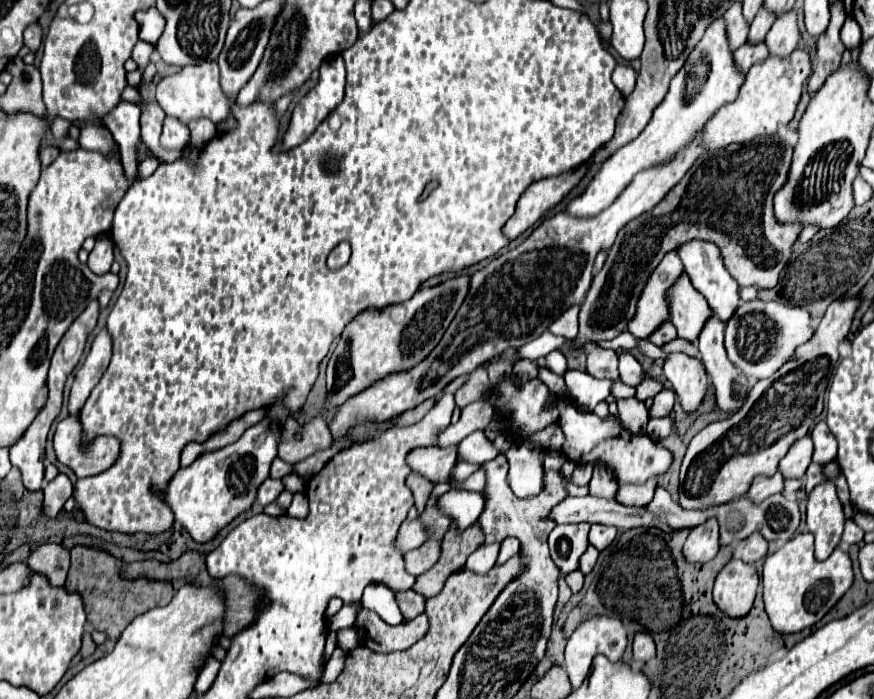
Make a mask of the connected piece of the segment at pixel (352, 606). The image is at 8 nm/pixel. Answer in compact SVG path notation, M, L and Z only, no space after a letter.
M349 603L345 605L337 615L331 617L331 625L329 629L345 629L345 627L353 627L355 625L355 617L359 613L359 603Z

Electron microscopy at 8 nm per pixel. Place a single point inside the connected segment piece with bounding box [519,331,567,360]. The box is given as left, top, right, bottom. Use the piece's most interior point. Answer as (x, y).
(538, 348)

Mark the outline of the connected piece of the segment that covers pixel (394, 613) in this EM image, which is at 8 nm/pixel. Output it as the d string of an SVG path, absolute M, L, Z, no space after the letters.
M371 583L371 585L367 585L361 603L363 603L365 609L375 611L375 613L377 613L383 621L387 621L389 625L391 625L391 623L397 625L397 623L403 621L401 611L399 611L397 601L395 601L395 593L393 593L387 585L381 585L381 583Z

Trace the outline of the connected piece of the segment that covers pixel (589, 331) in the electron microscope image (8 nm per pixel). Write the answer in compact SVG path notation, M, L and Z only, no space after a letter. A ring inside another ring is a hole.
M771 135L757 137L755 141L743 145L729 145L723 149L723 159L719 151L717 159L709 163L707 155L701 155L687 175L667 193L667 197L655 205L655 209L633 219L619 231L613 247L607 253L607 267L603 269L615 273L601 273L593 277L593 285L579 313L579 335L573 341L575 347L583 345L587 373L615 381L611 393L617 399L635 397L635 387L621 383L617 353L613 349L599 347L595 341L613 339L627 327L627 321L635 313L635 303L643 289L643 281L647 281L647 273L659 265L667 251L677 249L677 245L691 239L707 239L719 245L729 273L741 287L755 285L763 289L777 285L779 273L789 263L791 247L801 231L799 225L779 225L773 217L773 193L787 179L791 149L793 147L783 143L777 135ZM583 337L593 341L583 343Z

